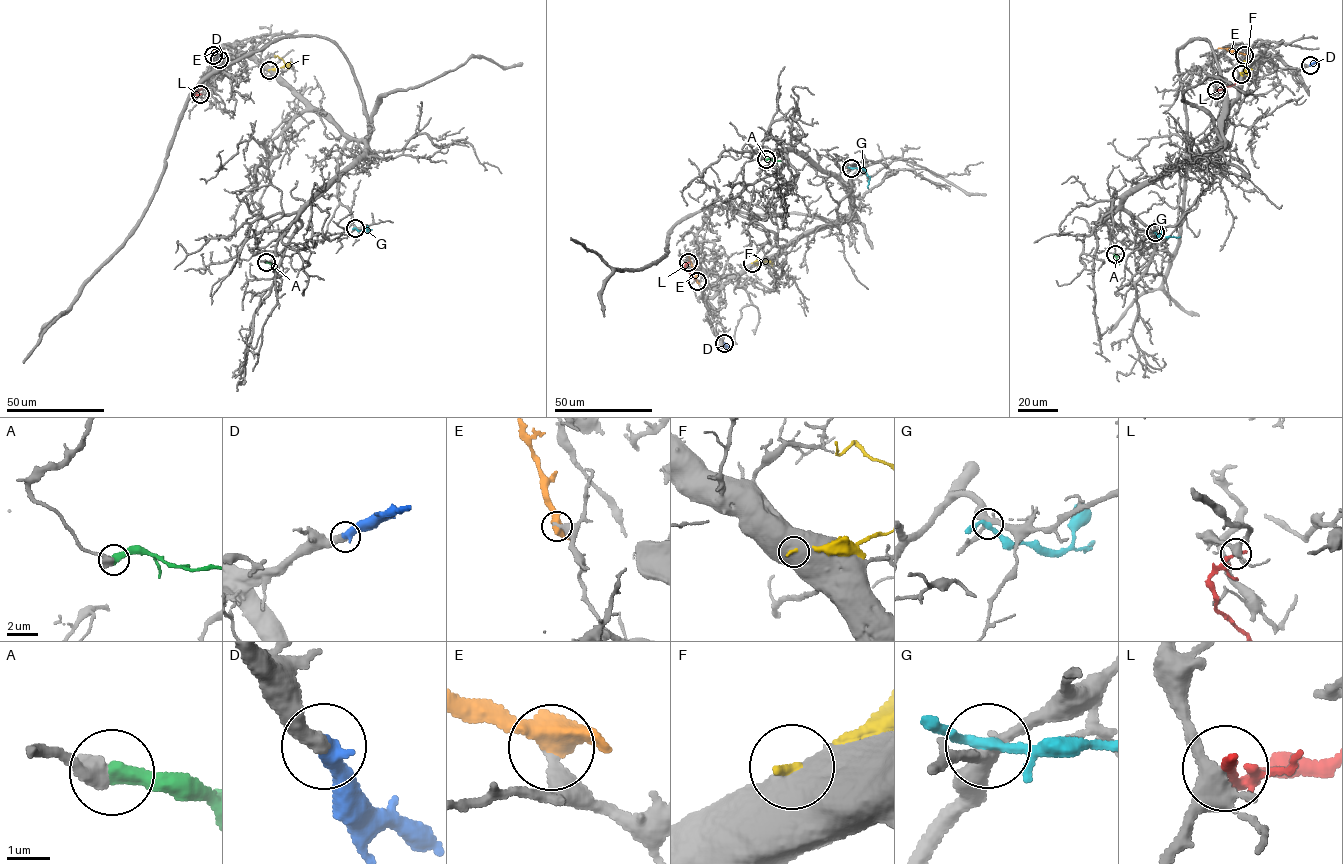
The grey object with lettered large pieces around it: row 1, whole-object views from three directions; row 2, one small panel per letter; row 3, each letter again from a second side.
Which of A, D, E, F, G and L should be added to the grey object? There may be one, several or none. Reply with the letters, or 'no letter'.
A, D

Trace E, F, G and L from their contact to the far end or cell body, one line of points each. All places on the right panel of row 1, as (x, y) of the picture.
E: (1244, 55), (1218, 48)
F: (1241, 74), (1247, 62), (1244, 60)
G: (1155, 232), (1161, 237), (1180, 237)
L: (1216, 90), (1236, 83)

